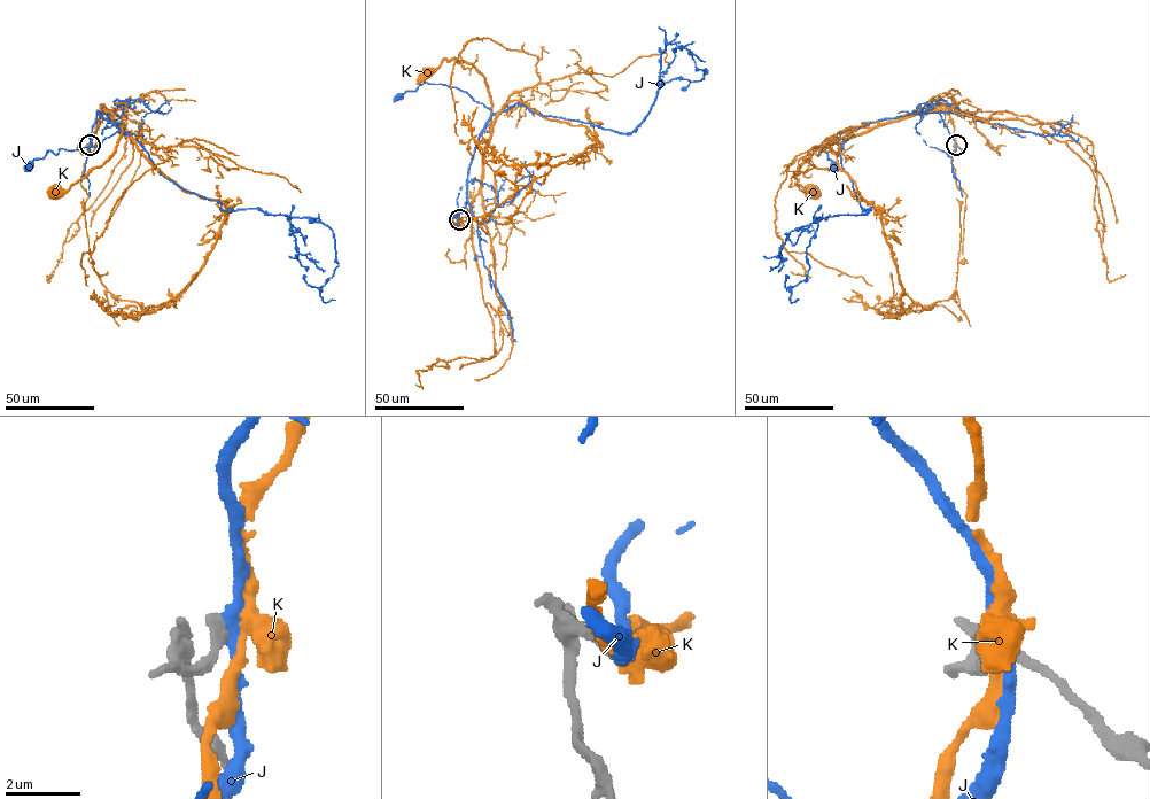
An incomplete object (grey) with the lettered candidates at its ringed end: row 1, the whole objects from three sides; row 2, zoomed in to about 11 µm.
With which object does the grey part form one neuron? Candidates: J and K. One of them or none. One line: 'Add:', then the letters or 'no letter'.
Add: K

